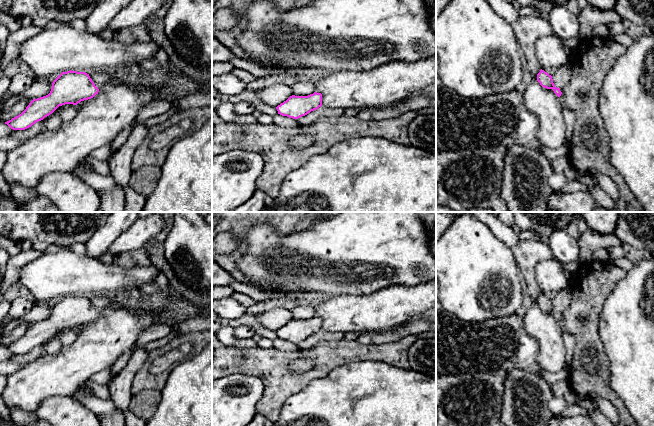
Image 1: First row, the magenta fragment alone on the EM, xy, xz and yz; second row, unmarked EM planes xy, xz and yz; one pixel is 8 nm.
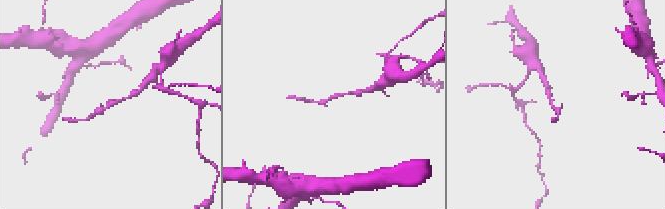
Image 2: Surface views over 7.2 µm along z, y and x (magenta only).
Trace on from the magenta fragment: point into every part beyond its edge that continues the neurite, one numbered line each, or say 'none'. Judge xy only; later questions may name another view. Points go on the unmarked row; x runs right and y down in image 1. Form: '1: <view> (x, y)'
none

